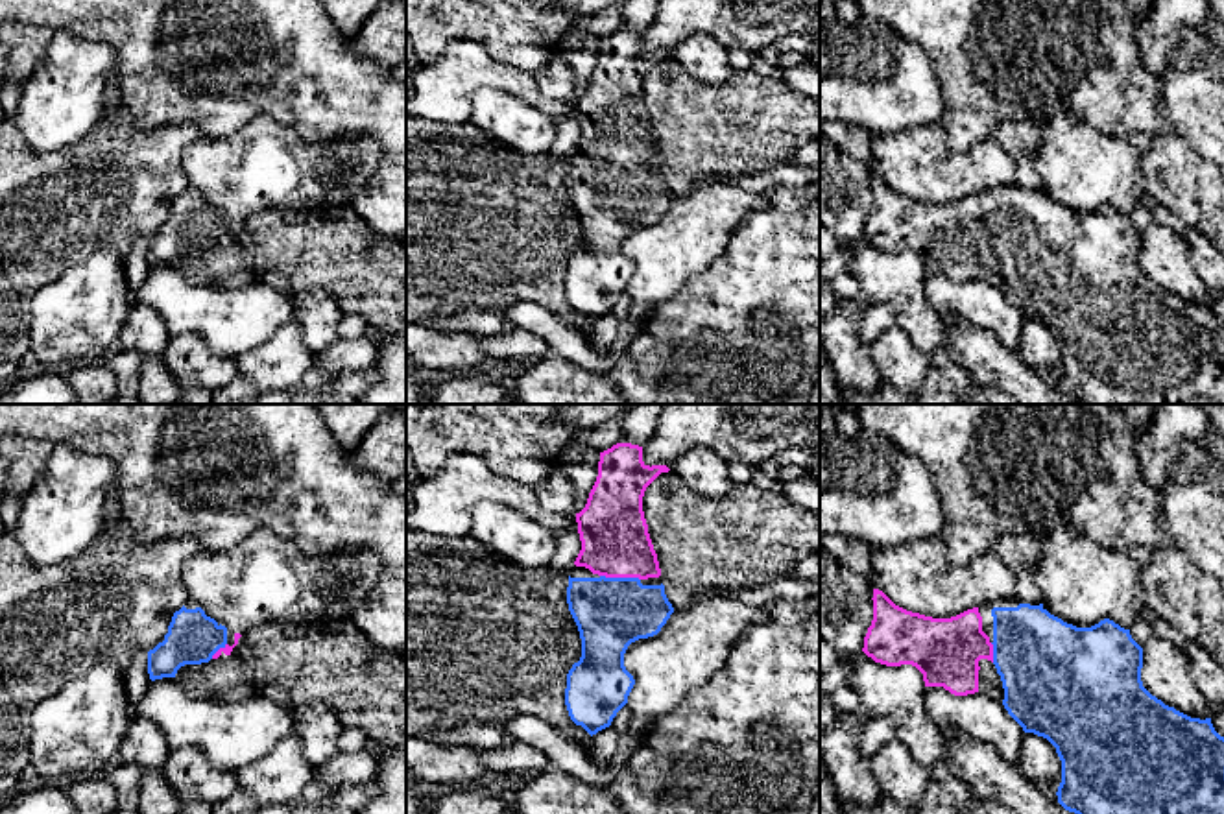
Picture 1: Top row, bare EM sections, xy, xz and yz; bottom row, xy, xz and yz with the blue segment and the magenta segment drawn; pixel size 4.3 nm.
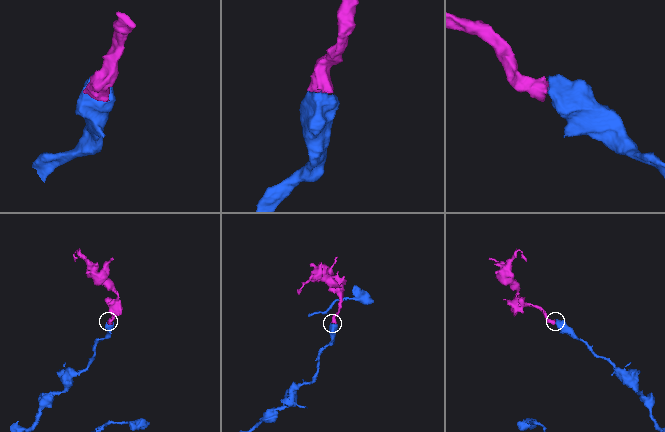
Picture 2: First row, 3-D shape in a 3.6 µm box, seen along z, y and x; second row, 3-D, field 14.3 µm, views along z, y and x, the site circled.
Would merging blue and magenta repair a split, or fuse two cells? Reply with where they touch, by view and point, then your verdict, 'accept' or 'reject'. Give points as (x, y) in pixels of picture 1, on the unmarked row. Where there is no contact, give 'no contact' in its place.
xz (621, 165) | accept

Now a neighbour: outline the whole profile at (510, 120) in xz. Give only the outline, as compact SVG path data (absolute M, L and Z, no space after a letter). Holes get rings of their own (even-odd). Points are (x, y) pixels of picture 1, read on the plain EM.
M502 89L473 94L471 124L522 157L548 151L558 137L558 120Z

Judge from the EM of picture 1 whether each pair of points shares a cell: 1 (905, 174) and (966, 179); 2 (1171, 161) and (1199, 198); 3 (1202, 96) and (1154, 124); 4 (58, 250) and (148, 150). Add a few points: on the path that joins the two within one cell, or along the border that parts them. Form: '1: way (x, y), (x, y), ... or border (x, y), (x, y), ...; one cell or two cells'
1: way (920, 174), (951, 176); one cell
2: way (1173, 170), (1191, 189); one cell
3: border (1162, 74), (1162, 111), (1175, 131); two cells
4: way (72, 226), (124, 174); one cell

